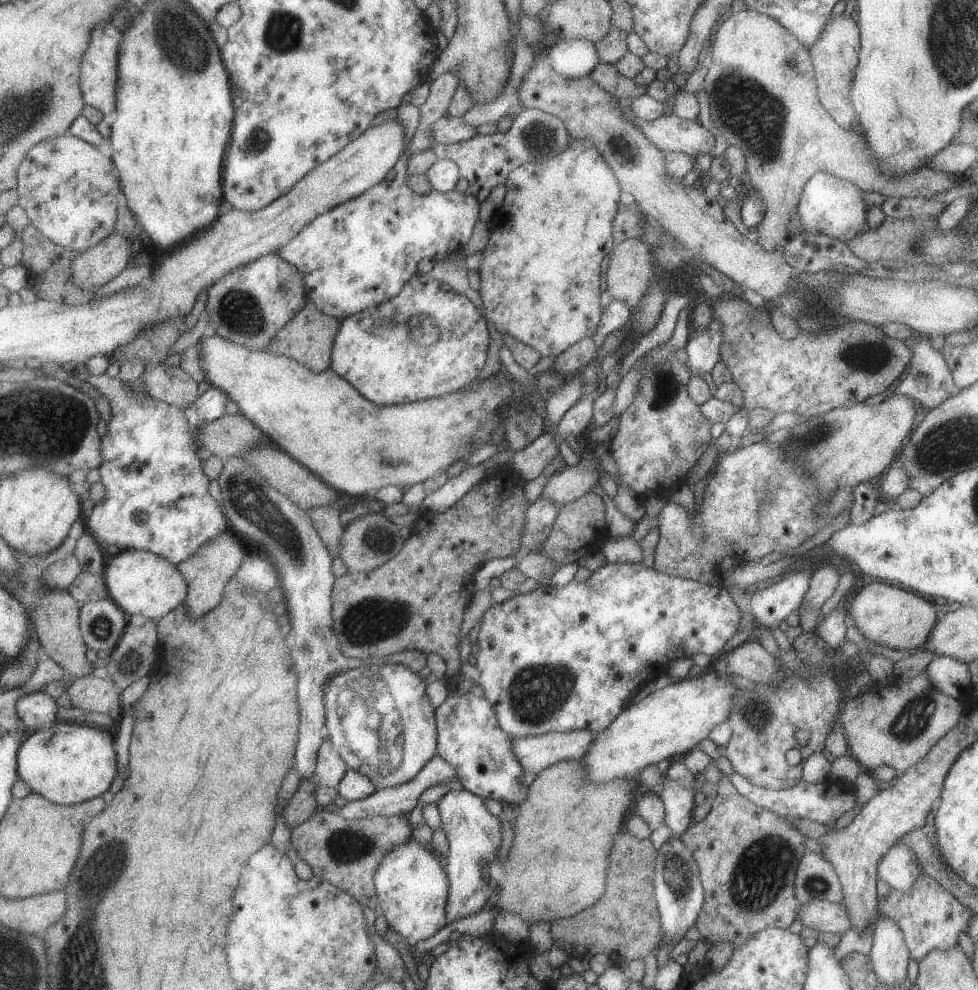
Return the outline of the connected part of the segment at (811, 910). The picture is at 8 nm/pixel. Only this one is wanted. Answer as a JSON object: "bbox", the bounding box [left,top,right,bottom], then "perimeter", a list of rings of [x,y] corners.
{"bbox":[795,901,850,934],"perimeter":[[[809,901],[806,905],[798,906],[795,919],[801,920],[803,927],[808,926],[817,932],[840,932],[842,934],[850,929],[850,920],[843,902]]]}

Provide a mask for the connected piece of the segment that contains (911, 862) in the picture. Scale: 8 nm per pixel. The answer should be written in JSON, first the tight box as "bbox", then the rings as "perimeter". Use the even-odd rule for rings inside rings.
{"bbox":[876,842,923,893],"perimeter":[[[896,842],[879,859],[876,866],[879,879],[884,880],[891,889],[907,893],[912,890],[916,879],[923,874],[915,853],[907,845]]]}

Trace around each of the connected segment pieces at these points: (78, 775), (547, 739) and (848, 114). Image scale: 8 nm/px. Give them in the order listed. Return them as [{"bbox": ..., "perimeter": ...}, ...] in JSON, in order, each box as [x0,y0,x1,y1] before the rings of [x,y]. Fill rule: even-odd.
[{"bbox":[18,721,117,805],"perimeter":[[[59,721],[49,728],[29,732],[18,754],[18,774],[31,790],[60,805],[79,804],[105,794],[117,778],[116,732],[93,725]]]},{"bbox":[514,729,596,775],"perimeter":[[[577,729],[571,732],[554,732],[527,738],[514,737],[516,757],[526,772],[538,775],[543,769],[560,760],[579,759],[588,752],[596,732]]]},{"bbox":[809,16,859,130],"perimeter":[[[835,16],[826,22],[819,40],[809,47],[812,67],[814,68],[815,84],[821,106],[831,114],[831,118],[845,130],[851,130],[857,122],[855,110],[849,102],[849,84],[853,78],[853,70],[857,66],[857,52],[859,52],[859,32],[853,16]]]}]

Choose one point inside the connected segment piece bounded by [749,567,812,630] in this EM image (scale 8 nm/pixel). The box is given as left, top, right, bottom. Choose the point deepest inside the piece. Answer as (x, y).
(770, 606)

